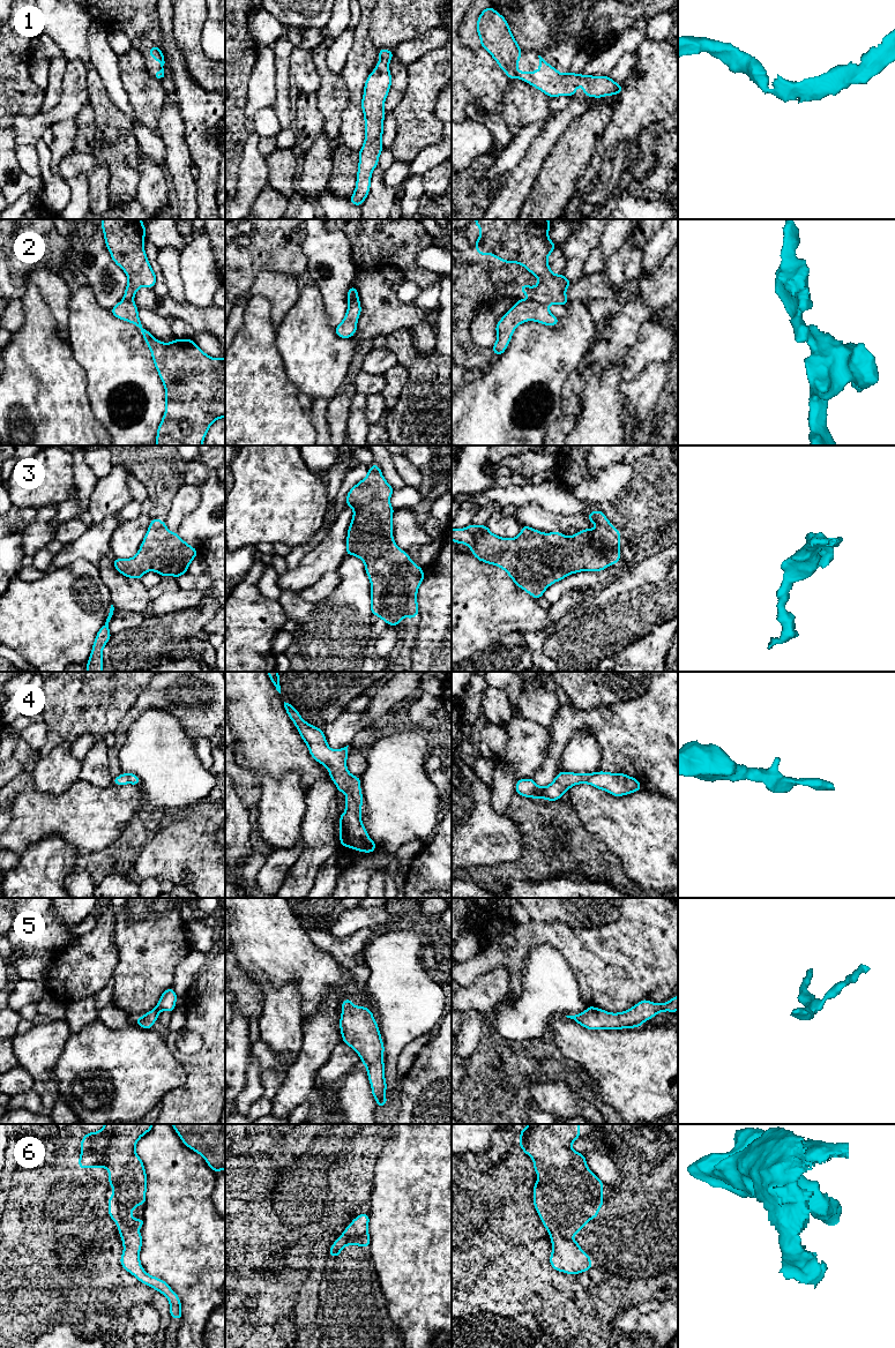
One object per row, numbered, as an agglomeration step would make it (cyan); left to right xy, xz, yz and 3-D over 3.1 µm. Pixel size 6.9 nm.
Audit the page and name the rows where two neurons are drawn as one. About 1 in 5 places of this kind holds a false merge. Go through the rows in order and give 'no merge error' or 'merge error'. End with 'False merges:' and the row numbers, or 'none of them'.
1: no merge error
2: merge error
3: no merge error
4: no merge error
5: no merge error
6: no merge error
False merges: 2

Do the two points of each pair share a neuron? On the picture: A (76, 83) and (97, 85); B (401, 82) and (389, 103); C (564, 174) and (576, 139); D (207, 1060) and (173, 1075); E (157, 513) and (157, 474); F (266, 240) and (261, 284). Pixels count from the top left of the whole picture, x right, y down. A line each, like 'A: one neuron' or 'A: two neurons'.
A: two neurons
B: one neuron
C: one neuron
D: two neurons
E: one neuron
F: two neurons

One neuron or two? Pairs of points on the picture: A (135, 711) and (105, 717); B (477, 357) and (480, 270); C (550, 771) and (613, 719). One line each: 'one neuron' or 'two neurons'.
A: two neurons
B: one neuron
C: one neuron

